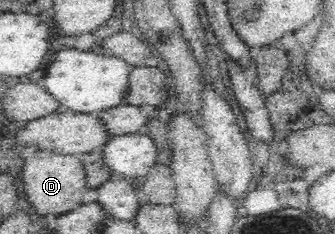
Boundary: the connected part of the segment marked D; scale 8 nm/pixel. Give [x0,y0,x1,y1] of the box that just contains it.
[22,150,115,216]

